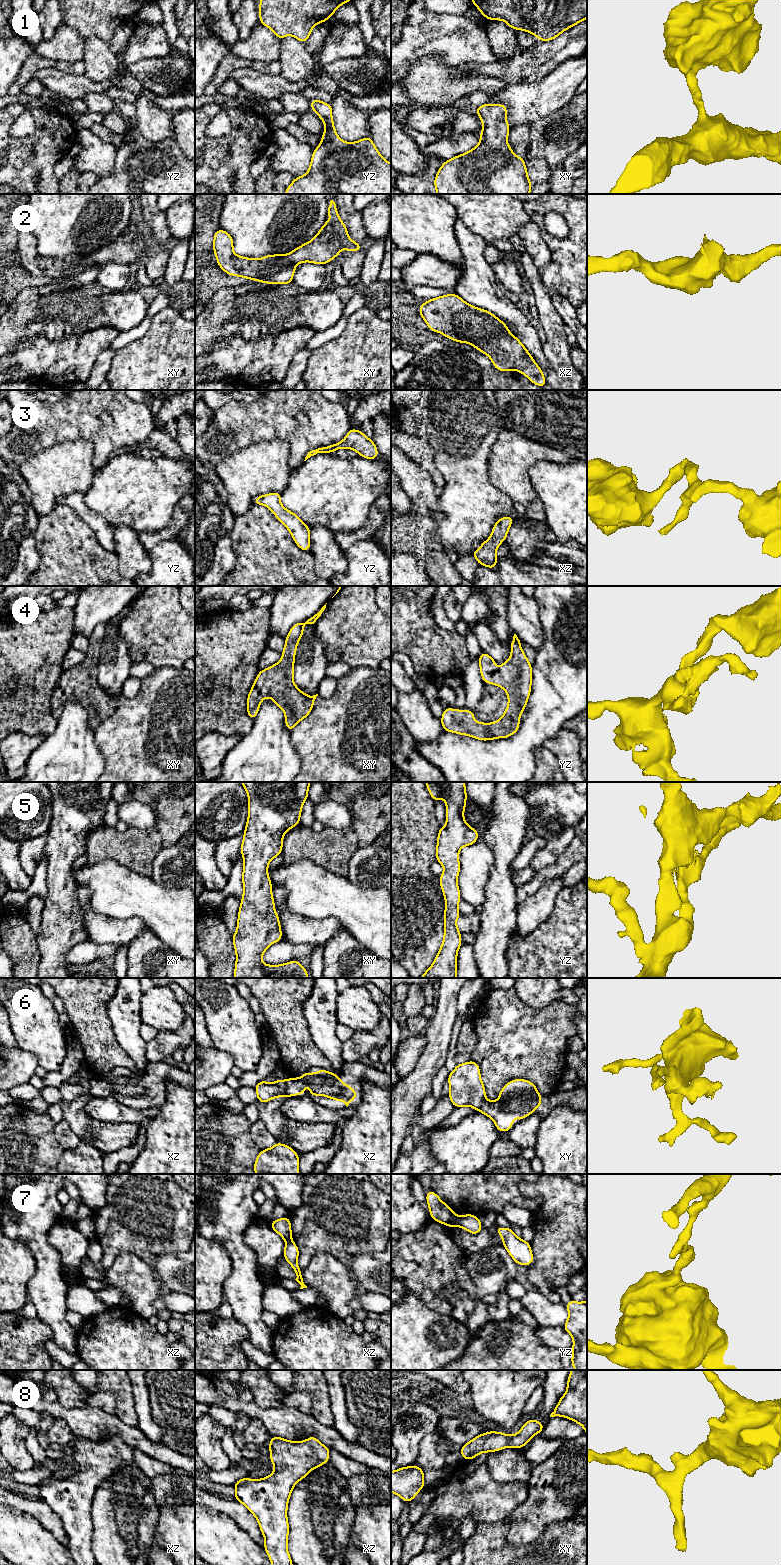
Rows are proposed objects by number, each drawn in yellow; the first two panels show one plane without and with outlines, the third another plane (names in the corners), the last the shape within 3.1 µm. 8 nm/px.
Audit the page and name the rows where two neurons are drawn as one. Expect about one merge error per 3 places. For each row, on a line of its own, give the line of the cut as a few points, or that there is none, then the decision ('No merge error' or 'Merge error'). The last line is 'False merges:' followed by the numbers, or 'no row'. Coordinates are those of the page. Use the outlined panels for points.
1: No split. No merge error
2: No split. No merge error
3: No split. No merge error
4: No split. No merge error
5: No split. No merge error
6: Split along xz (286, 1080), (284, 1095). Merge error
7: Split along yz (457, 1218), (458, 1224). Merge error
8: No split. No merge error
False merges: 6, 7

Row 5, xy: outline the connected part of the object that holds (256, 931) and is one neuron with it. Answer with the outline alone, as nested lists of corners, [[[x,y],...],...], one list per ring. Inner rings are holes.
[[[241,782],[248,794],[248,819],[240,852],[243,855],[243,897],[238,912],[237,930],[232,936],[236,953],[234,978],[308,978],[297,960],[266,965],[261,959],[268,947],[282,940],[278,913],[274,911],[268,864],[281,855],[283,836],[300,823],[302,805],[308,799],[311,782]]]

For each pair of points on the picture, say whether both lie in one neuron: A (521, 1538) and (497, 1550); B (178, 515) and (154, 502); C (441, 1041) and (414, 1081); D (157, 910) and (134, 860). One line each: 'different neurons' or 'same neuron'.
A: different neurons
B: different neurons
C: same neuron
D: different neurons

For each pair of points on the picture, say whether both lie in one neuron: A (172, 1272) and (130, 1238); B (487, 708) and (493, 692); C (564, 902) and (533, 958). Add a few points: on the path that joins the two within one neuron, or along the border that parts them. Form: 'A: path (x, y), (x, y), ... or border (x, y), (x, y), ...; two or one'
A: border (178, 1253), (159, 1253), (150, 1262); two
B: path (491, 704), (493, 696); one
C: path (564, 916), (564, 928), (547, 945); one

